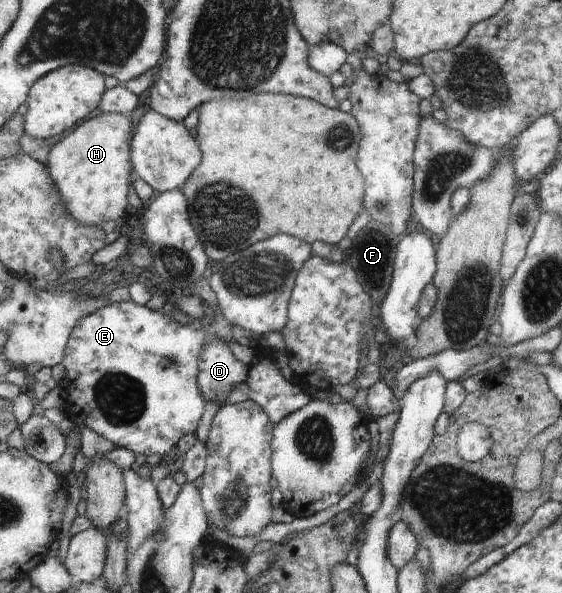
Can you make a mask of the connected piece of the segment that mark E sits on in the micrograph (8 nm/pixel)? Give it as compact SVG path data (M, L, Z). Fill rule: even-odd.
M131 299L102 306L83 315L70 332L63 359L66 376L58 383L68 393L62 408L74 424L80 419L115 447L125 447L135 454L168 456L183 435L195 434L206 409L206 399L197 384L198 358L201 349L215 339L208 326L178 317L168 307L155 311Z

